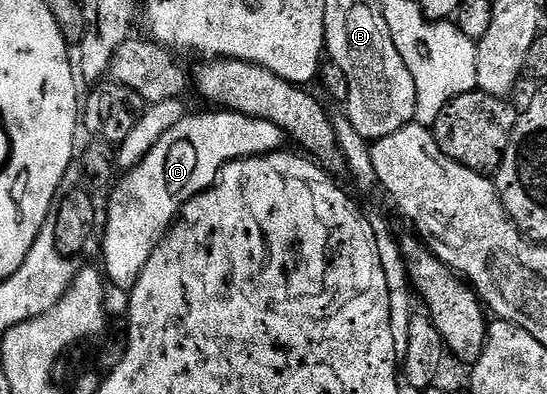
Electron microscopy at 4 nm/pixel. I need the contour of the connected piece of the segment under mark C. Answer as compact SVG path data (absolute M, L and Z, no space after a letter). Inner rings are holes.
M223 108L217 109L216 114L192 114L189 113L178 124L174 124L174 128L170 128L170 132L166 132L166 136L162 136L162 140L158 140L158 144L154 144L154 148L150 148L150 152L146 152L146 156L142 159L133 170L127 171L123 175L124 178L115 183L111 187L110 193L112 195L108 198L108 223L103 223L102 234L104 230L104 266L102 265L103 273L106 275L107 281L113 286L122 288L126 291L131 291L136 284L136 278L142 272L142 268L146 268L146 260L150 260L150 256L154 252L154 248L158 243L168 235L168 230L172 227L172 223L176 221L180 210L189 200L200 194L203 190L208 190L216 183L216 176L219 174L227 162L237 162L240 158L257 158L263 154L274 154L285 149L286 135L282 132L282 128L278 128L278 124L270 124L270 120L262 120L254 116L246 116L245 114L235 114L232 110L225 110Z

